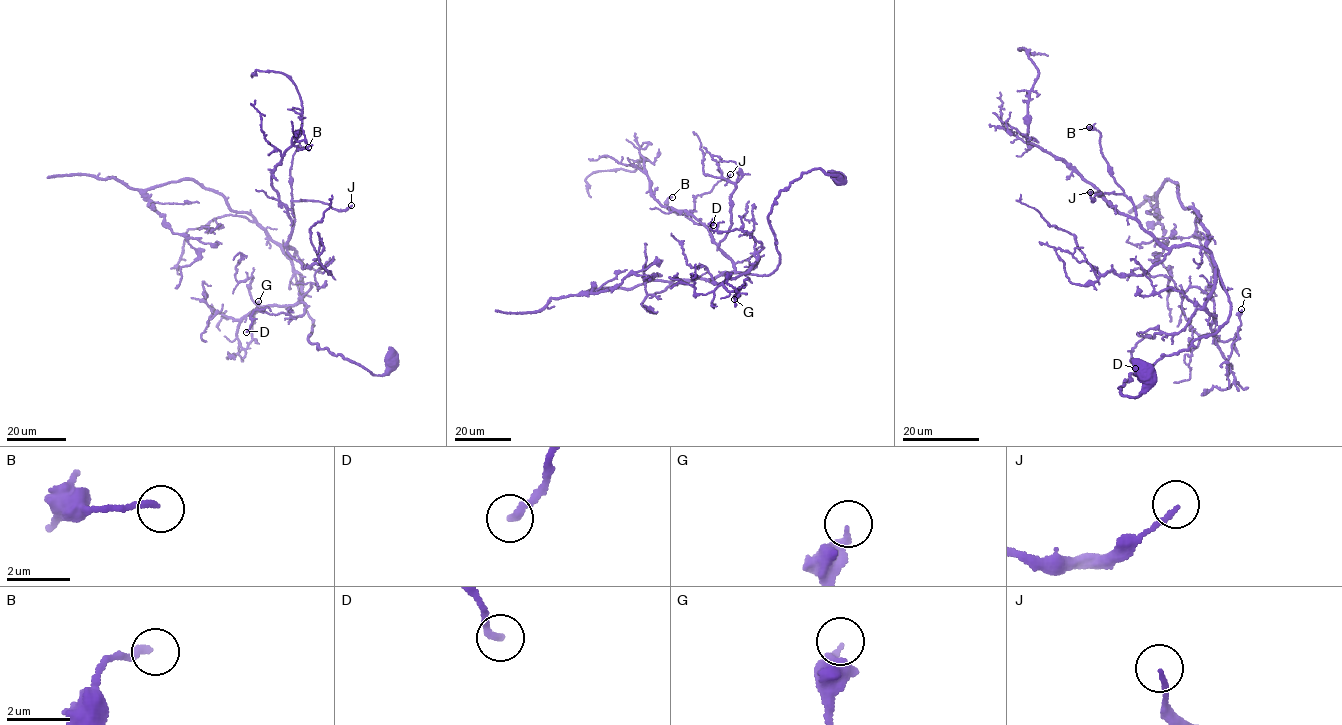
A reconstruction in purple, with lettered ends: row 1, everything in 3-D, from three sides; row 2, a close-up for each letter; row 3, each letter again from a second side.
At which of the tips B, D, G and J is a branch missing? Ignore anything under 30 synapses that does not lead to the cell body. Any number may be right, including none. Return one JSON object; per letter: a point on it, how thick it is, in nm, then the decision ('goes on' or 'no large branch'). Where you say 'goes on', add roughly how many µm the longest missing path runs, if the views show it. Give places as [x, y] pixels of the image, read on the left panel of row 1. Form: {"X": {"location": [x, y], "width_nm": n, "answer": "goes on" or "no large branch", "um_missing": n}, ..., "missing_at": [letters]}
{"B": {"location": [308, 147], "width_nm": 170, "answer": "no large branch"}, "D": {"location": [246, 332], "width_nm": 240, "answer": "no large branch"}, "G": {"location": [258, 301], "width_nm": 260, "answer": "no large branch"}, "J": {"location": [351, 205], "width_nm": 140, "answer": "no large branch"}, "missing_at": []}

